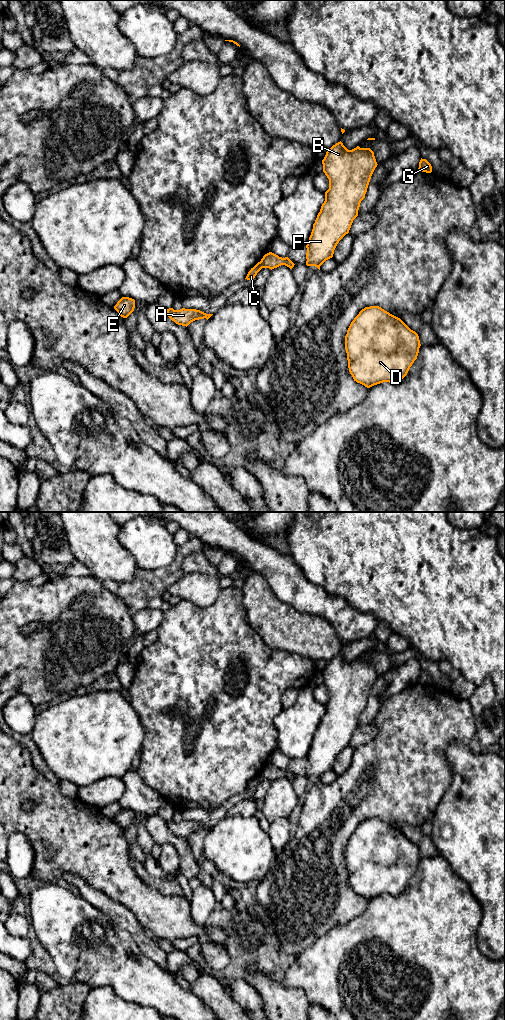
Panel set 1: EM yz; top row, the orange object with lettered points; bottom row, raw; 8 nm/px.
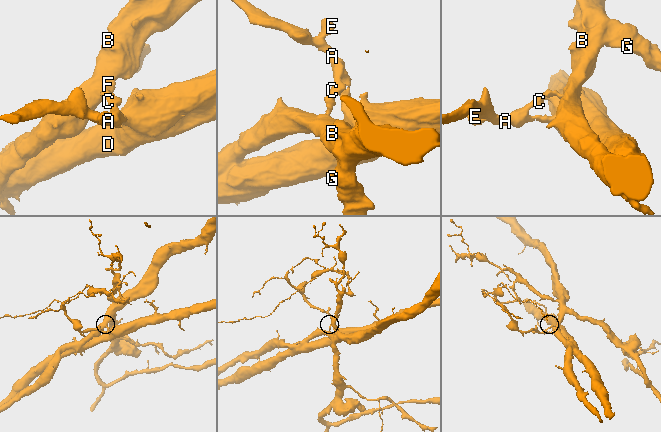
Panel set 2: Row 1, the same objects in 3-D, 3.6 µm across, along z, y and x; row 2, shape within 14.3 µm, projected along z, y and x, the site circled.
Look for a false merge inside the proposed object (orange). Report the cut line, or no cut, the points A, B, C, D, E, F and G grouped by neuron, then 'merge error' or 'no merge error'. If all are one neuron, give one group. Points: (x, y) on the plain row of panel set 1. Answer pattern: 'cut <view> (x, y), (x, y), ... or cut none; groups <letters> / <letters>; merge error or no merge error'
cut yz (259, 774), (262, 779); groups A C D E / B F G; merge error

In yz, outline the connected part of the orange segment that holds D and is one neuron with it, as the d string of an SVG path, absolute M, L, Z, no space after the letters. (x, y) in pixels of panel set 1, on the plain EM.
M379 818L362 821L351 834L345 848L349 884L354 893L367 900L383 894L398 896L417 871L420 858L415 843Z

